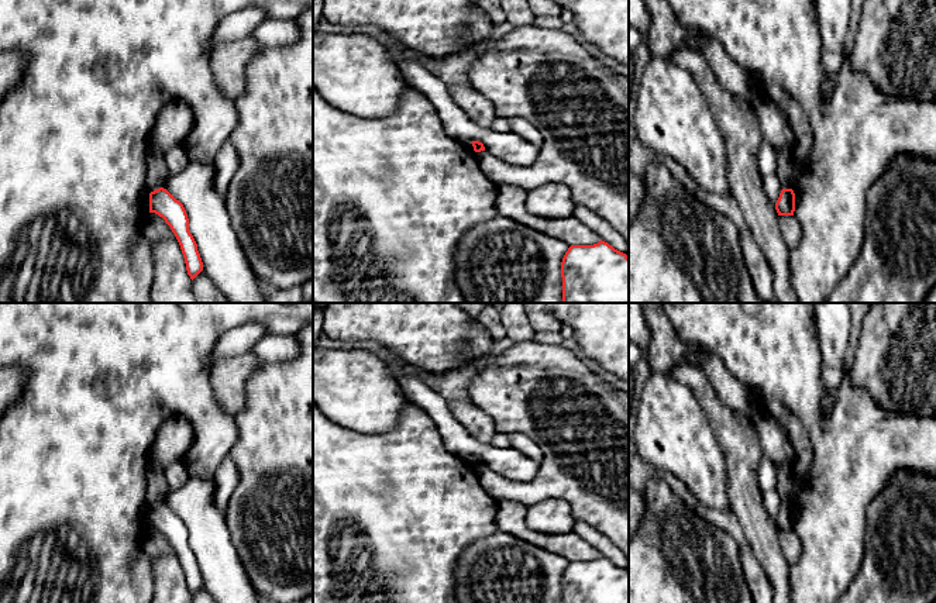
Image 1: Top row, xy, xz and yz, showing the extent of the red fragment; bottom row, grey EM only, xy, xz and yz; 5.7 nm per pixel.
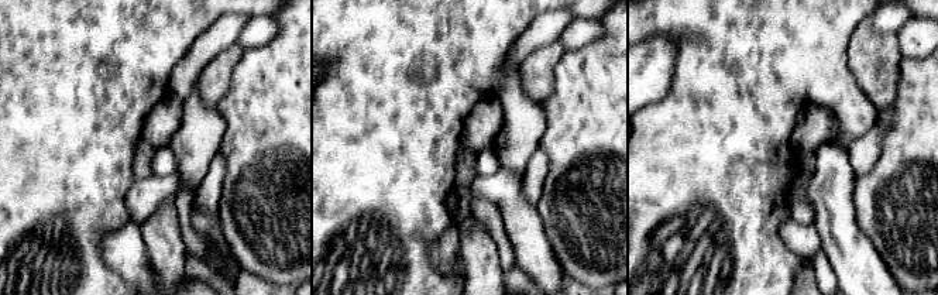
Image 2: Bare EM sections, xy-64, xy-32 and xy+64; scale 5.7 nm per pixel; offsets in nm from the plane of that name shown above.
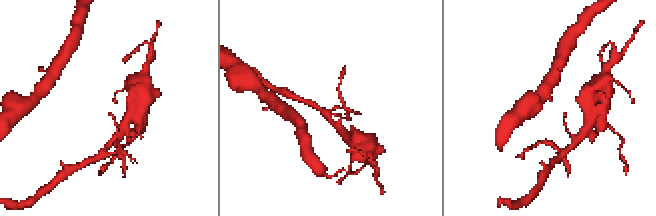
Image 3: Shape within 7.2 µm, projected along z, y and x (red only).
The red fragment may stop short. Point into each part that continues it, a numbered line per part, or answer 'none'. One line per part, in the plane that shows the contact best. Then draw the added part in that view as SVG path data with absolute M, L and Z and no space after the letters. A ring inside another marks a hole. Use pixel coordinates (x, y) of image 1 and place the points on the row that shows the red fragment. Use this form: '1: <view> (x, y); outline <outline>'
1: xy (157, 171); outline M149 148L147 166L147 186L149 192L162 187L162 183L168 175L169 172L164 161L164 154Z

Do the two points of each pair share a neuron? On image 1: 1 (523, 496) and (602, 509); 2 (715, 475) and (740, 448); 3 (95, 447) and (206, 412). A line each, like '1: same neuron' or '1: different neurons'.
1: same neuron
2: different neurons
3: same neuron

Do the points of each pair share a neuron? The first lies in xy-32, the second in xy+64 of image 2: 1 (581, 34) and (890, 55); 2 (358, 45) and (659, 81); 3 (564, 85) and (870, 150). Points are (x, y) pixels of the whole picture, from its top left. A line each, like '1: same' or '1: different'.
1: different
2: different
3: different

